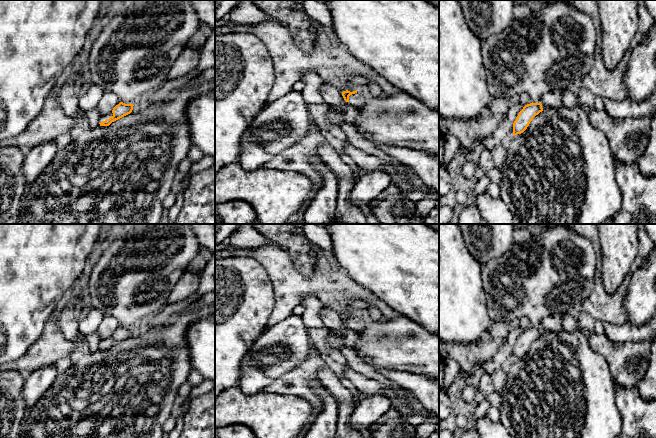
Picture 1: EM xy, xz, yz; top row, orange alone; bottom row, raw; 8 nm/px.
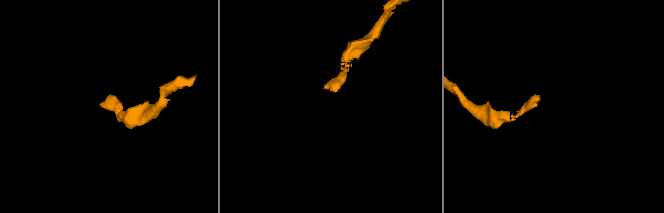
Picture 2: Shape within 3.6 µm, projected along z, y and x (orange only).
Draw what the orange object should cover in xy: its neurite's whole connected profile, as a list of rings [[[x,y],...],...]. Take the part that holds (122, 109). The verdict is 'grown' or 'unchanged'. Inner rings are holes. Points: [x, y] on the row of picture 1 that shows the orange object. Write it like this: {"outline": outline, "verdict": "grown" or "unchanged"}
{"outline": [[[120,102],[110,113],[99,117],[100,126],[109,126],[112,122],[130,114],[133,110],[133,106],[132,104]]], "verdict": "grown"}

